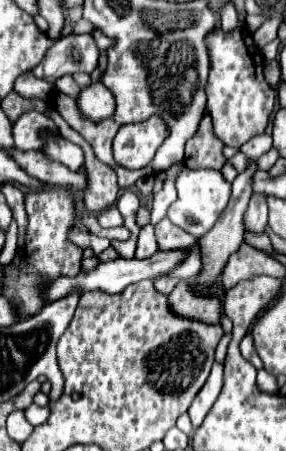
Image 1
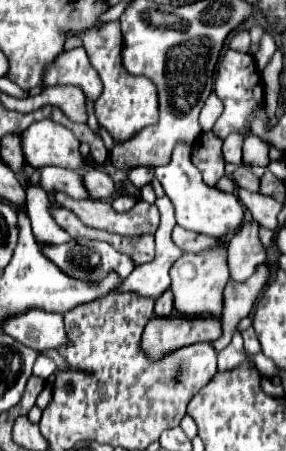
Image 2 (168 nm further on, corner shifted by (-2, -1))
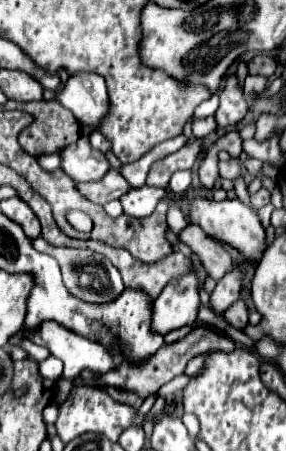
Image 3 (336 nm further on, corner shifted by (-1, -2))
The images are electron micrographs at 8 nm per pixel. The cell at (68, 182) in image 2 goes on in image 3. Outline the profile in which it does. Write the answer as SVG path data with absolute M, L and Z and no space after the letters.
M110 170L102 180L92 182L92 184L80 182L78 188L88 200L92 200L100 206L104 206L110 200L118 200L122 194L132 190L132 186L126 182L126 178L118 170Z

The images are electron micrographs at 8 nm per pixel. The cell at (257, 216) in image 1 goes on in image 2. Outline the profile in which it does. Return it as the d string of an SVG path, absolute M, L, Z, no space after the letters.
M255 219L245 221L229 239L229 269L231 279L245 281L255 267L265 261L265 247L259 239L259 225Z

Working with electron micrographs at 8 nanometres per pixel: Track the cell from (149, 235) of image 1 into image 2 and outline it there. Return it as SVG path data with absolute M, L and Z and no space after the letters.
M71 239L65 245L47 247L43 253L65 273L73 275L77 269L77 279L99 281L109 269L115 269L121 277L127 277L135 263L125 253L115 251L109 243L91 239Z

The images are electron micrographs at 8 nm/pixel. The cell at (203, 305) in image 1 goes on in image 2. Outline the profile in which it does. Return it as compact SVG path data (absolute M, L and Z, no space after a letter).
M153 315L143 333L143 351L151 357L197 343L215 341L221 335L221 321L215 317L179 317L179 315Z

